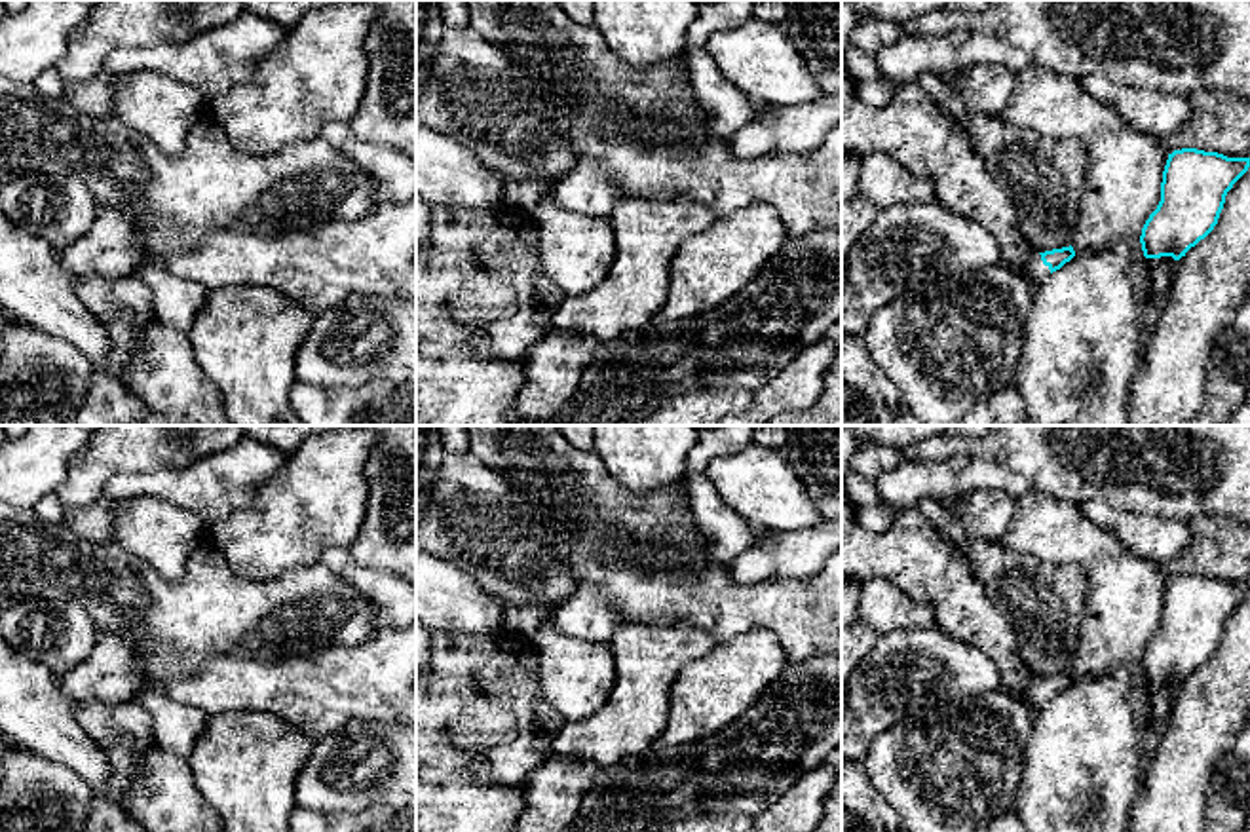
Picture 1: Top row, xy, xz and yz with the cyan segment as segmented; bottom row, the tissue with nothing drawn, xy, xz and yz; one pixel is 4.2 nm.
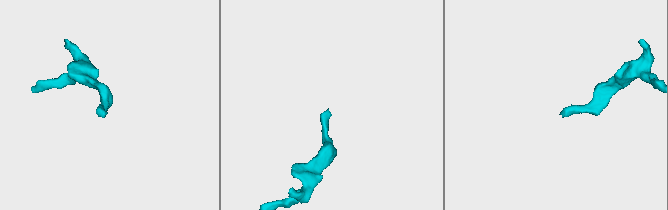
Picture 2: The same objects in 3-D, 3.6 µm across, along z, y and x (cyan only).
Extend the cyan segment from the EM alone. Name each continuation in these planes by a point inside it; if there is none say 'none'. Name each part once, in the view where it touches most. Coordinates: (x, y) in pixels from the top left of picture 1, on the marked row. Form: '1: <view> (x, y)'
1: yz (1036, 272)

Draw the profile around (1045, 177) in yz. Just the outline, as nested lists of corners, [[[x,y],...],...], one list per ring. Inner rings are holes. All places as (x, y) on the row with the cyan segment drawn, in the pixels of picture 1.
[[[940,74],[916,78],[967,133],[973,150],[984,160],[992,179],[1011,196],[1022,236],[1035,253],[1070,247],[1081,218],[1081,199],[1087,192],[1089,152],[1075,137],[1047,137],[1032,129],[1013,127],[1001,118],[973,112],[961,97],[952,93]]]

